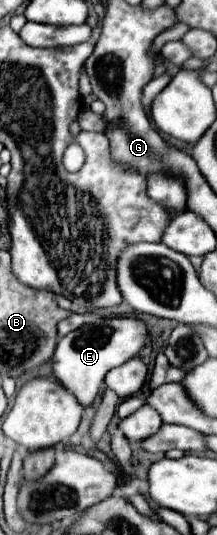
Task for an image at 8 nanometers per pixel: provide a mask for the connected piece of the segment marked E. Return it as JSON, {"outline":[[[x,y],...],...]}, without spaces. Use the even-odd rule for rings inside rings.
{"outline":[[[97,318],[59,338],[53,354],[53,376],[69,388],[83,406],[89,406],[103,388],[103,376],[111,368],[135,358],[145,348],[147,336],[149,328],[139,318]]]}

